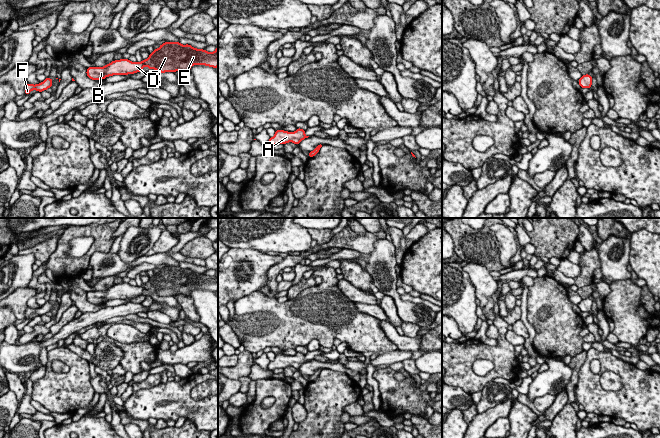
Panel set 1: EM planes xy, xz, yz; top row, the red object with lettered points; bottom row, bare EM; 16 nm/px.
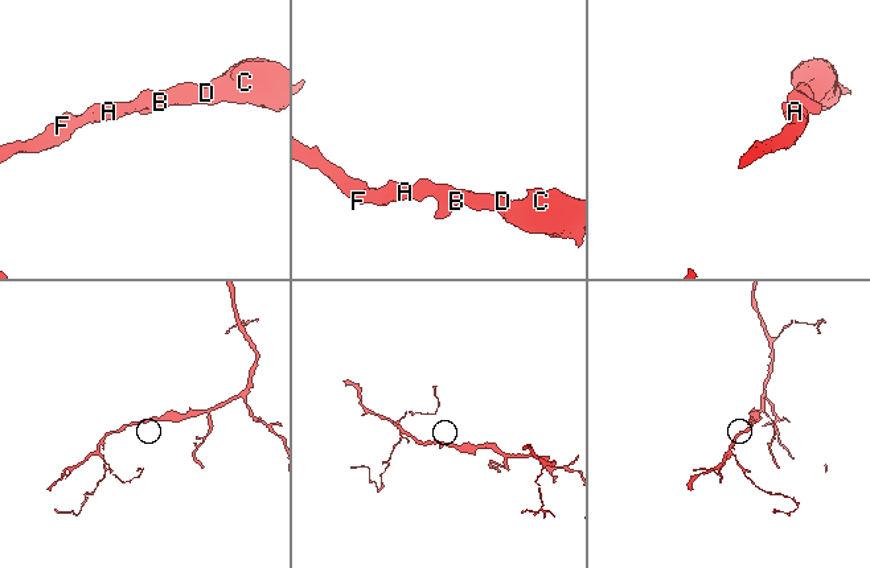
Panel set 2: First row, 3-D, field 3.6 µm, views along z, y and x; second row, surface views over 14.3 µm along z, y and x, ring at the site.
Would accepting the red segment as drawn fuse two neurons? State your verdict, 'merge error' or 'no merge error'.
no merge error

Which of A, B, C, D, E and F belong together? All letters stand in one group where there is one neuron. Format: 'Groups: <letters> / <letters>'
Groups: A B C D E F

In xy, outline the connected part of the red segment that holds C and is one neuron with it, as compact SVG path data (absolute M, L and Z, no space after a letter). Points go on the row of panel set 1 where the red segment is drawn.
M165 42L142 62L131 62L128 59L112 61L103 67L88 67L86 74L92 80L102 80L113 75L128 75L143 71L143 67L155 69L158 72L186 71L190 73L193 65L218 67L218 46L214 52L196 49L189 44L180 42Z

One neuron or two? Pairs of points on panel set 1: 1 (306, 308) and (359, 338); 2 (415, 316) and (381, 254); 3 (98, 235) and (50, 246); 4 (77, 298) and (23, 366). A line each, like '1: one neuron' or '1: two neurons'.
1: one neuron
2: one neuron
3: two neurons
4: two neurons

